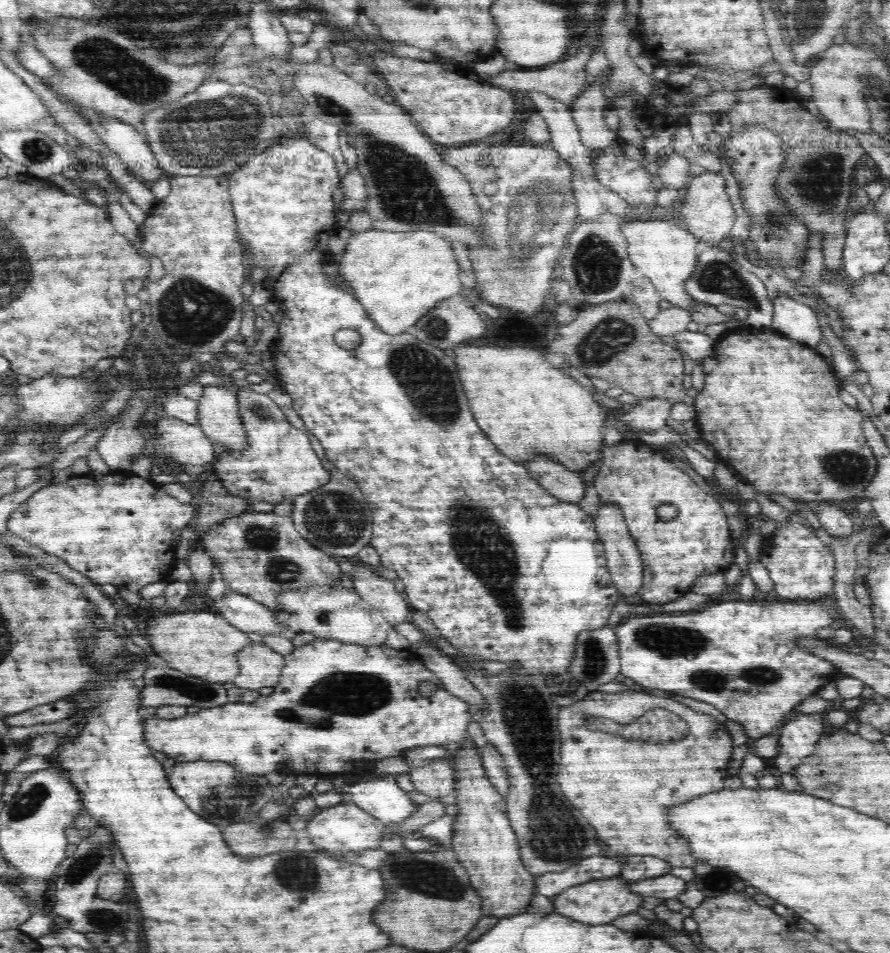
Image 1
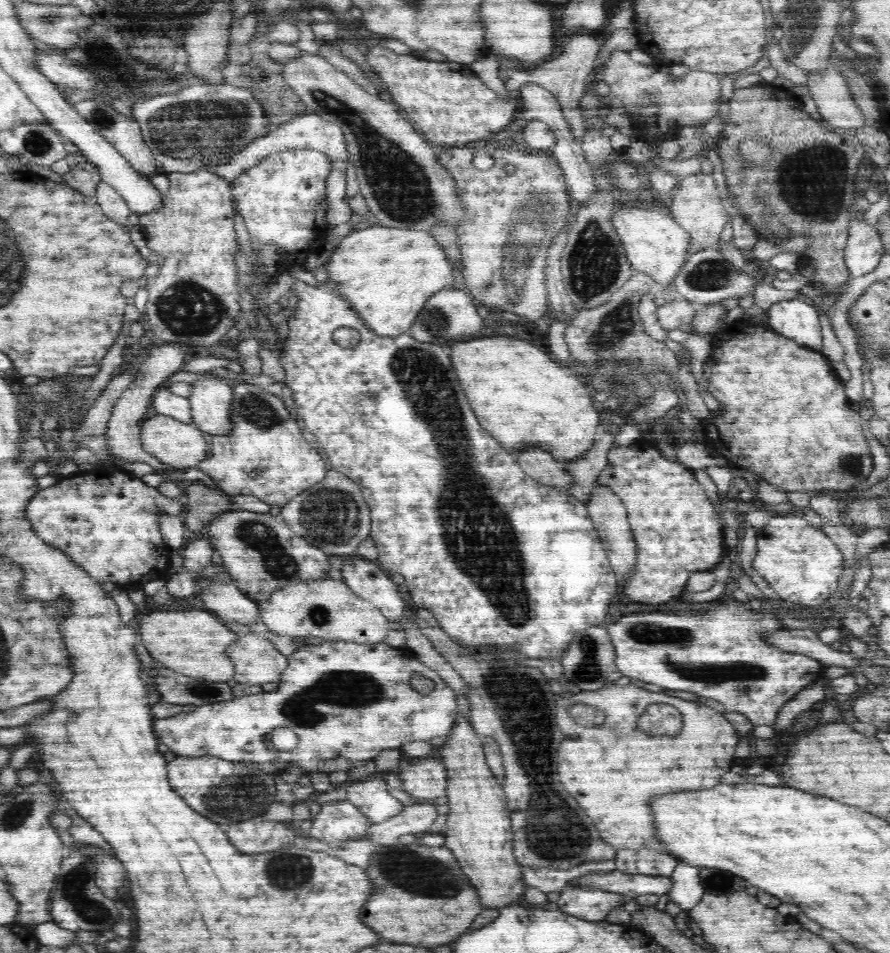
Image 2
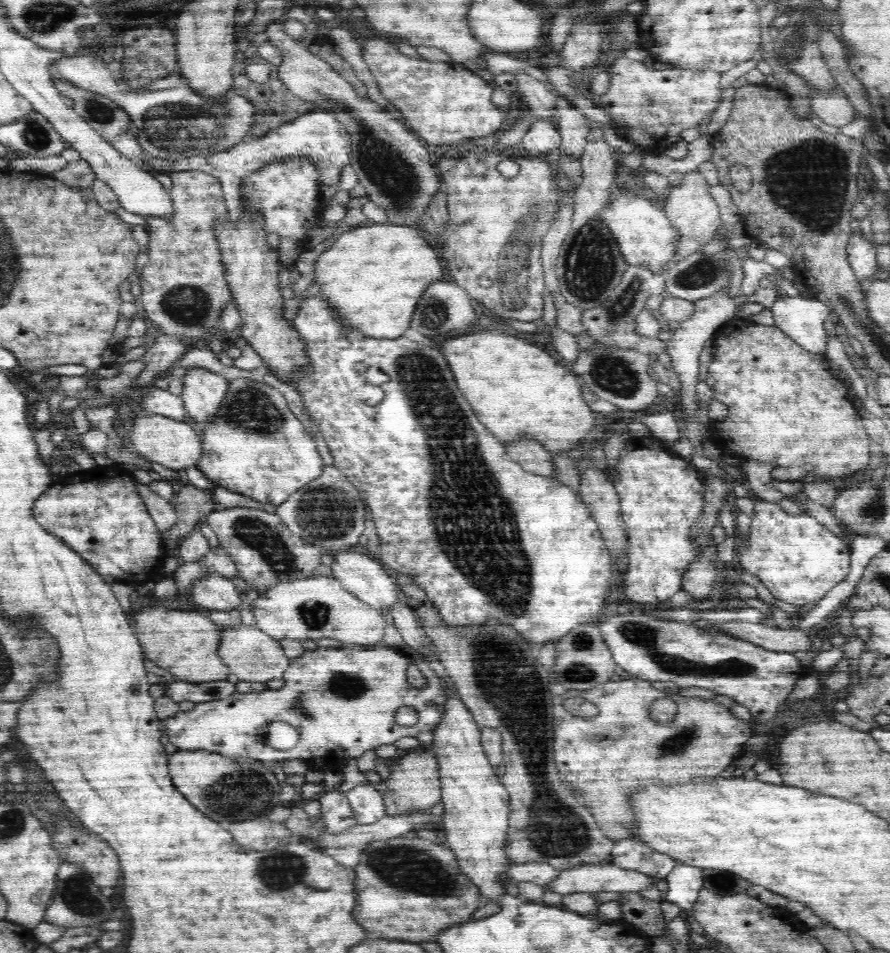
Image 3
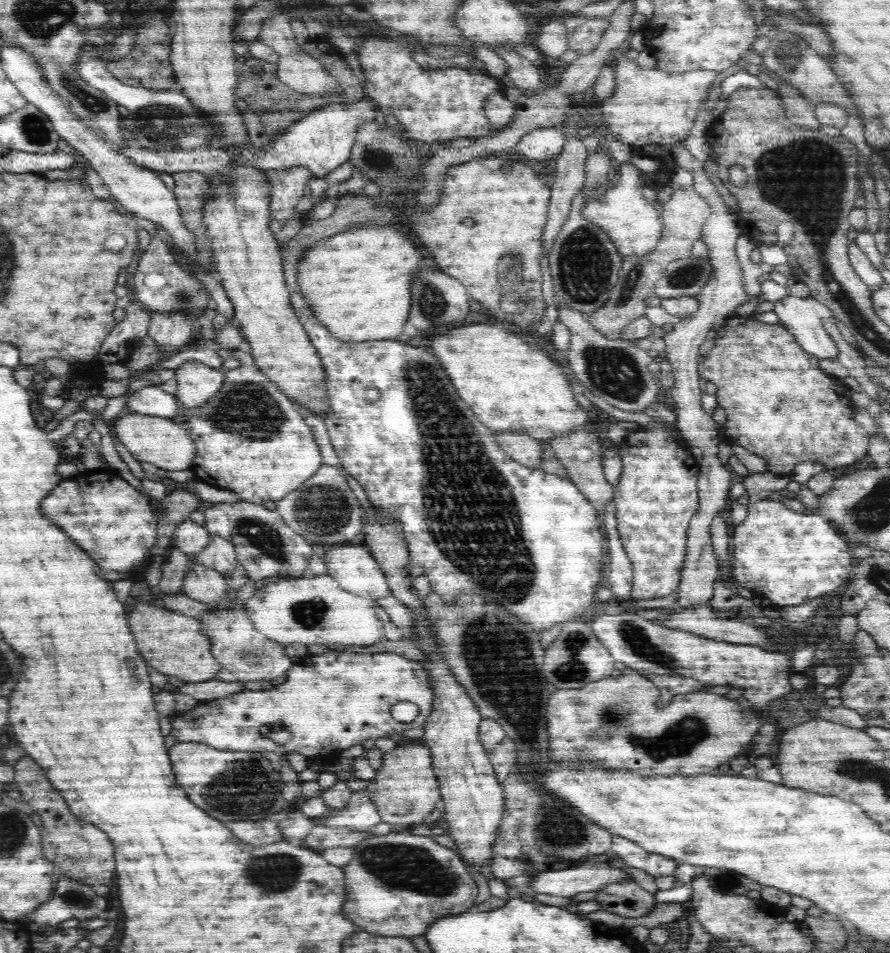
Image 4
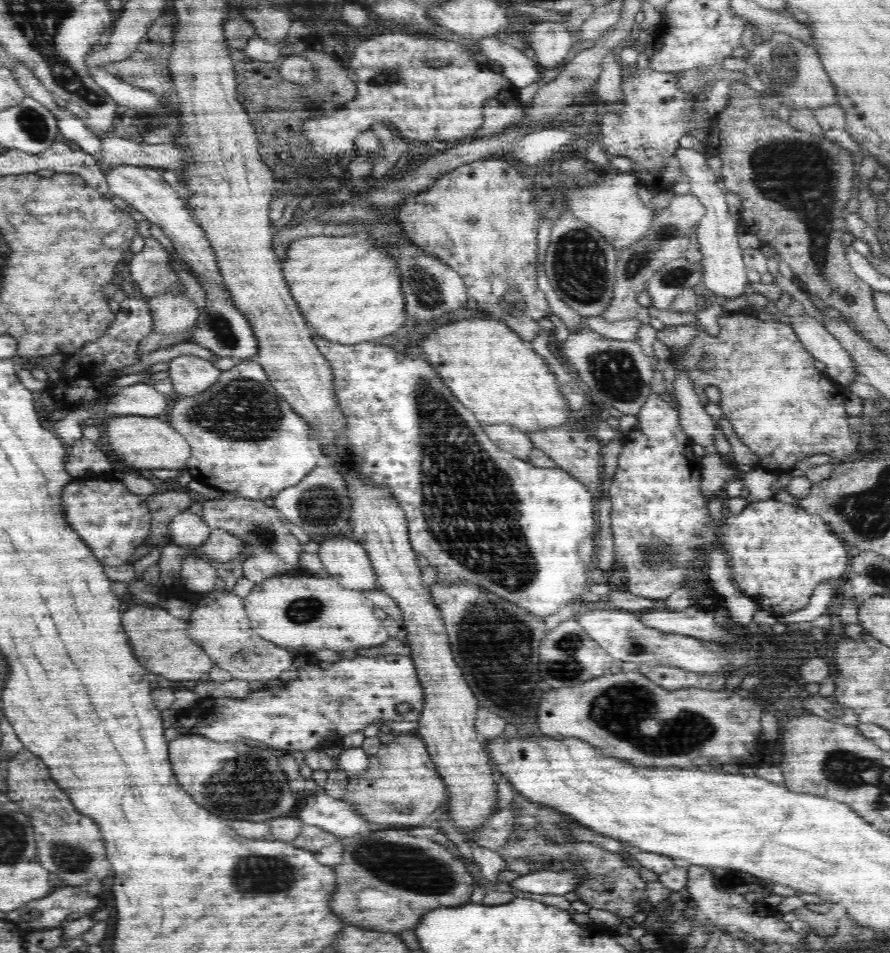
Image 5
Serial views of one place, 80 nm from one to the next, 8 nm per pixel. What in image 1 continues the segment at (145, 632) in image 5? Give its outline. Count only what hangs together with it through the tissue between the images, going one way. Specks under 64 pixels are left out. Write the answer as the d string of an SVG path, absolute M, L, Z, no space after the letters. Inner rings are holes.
M189 608L156 618L149 626L148 636L157 656L164 658L180 673L205 678L210 682L231 682L238 676L239 666L235 652L251 642L245 632L228 623L218 612Z

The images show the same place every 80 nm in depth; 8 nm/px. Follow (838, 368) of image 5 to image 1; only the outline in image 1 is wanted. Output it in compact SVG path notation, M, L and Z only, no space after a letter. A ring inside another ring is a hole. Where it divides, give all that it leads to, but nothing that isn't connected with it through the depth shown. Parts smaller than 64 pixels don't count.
M779 294L773 298L774 317L771 330L782 333L793 341L815 348L823 340L822 326L818 321L816 312L792 299L788 295Z

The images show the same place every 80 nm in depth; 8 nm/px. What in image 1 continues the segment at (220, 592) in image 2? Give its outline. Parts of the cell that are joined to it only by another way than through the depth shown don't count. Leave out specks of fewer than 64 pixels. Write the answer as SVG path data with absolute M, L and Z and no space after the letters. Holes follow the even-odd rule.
M229 588L219 601L212 601L217 608L217 612L222 615L228 623L234 625L242 632L255 632L264 636L284 636L291 640L296 636L296 632L281 628L273 620L272 609L256 602L254 599L232 592Z

